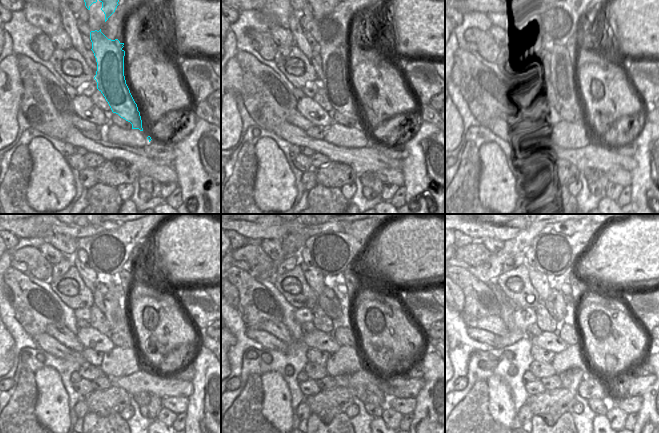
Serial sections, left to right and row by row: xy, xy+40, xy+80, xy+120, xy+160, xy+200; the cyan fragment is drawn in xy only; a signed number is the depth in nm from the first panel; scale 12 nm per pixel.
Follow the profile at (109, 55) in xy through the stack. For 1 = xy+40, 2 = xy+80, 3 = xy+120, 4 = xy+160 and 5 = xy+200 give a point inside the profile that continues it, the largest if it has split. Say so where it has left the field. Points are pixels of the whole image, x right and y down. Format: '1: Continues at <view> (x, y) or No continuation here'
1: Continues at xy+40 (339, 92)
2: Continues at xy+80 (564, 92)
3: Continues at xy+120 (117, 318)
4: Continues at xy+160 (343, 320)
5: Continues at xy+200 (569, 319)

